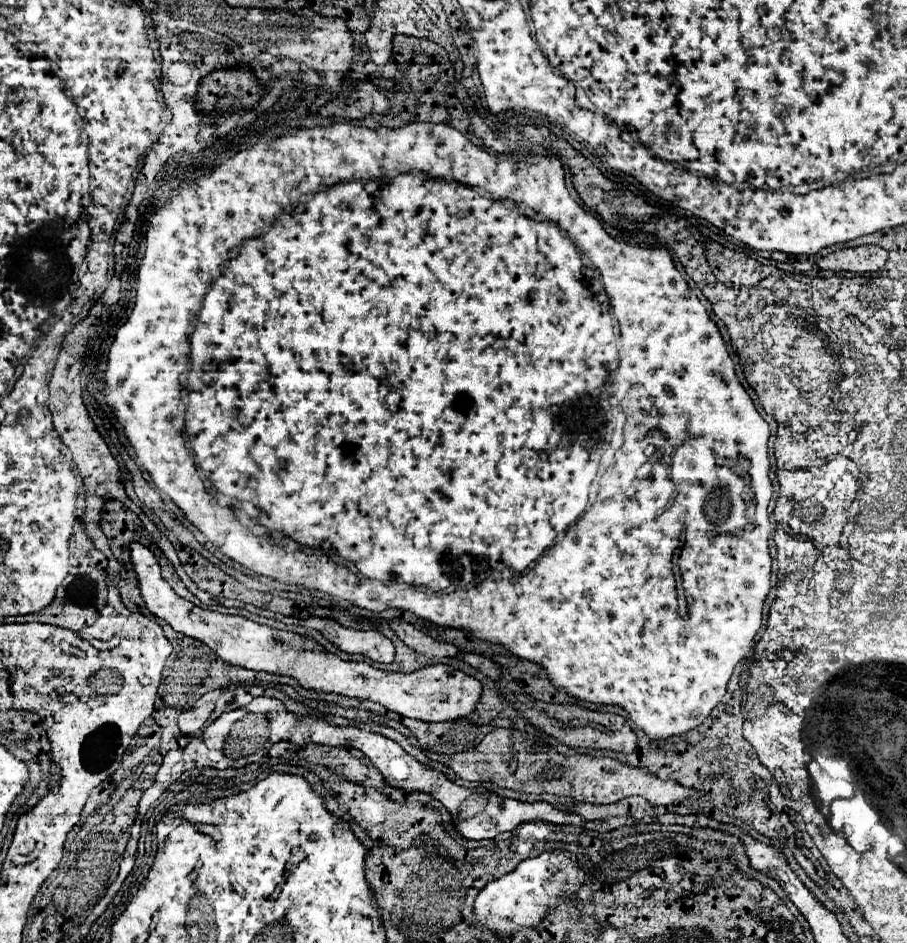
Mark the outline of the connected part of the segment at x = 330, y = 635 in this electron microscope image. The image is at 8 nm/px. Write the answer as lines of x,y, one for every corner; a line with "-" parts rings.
305,619
305,621
295,621
297,625
305,625
311,629
317,629
323,633
327,641
331,641
335,647
339,647
345,653
357,653
363,655
371,661
377,663
393,663
395,657
395,647
391,641
381,635
379,631
357,631
357,629
345,629
333,619

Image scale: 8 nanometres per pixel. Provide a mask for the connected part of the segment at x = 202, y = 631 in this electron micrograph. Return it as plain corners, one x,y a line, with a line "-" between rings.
131,545
131,559
133,567
139,575
139,589
147,603
147,609
169,623
175,631
193,637
205,643
209,649
217,653
225,663
239,665
251,671
265,671
273,675
287,675
293,677
303,689
321,691
321,693
339,693
345,697
367,699
383,705
389,711
395,711
403,717
419,719
419,721
453,721
459,717
469,715
479,697
481,697
481,683
463,671
455,671
449,665
431,665
409,675
405,673
385,673
373,669
369,663
345,663
337,659
333,653
327,651
293,651
287,643
287,635
281,635
281,641
275,629
263,625
247,625
245,617
239,615
223,615
217,611
205,611
197,605
181,599
171,585
161,577
161,567
155,555
139,545

